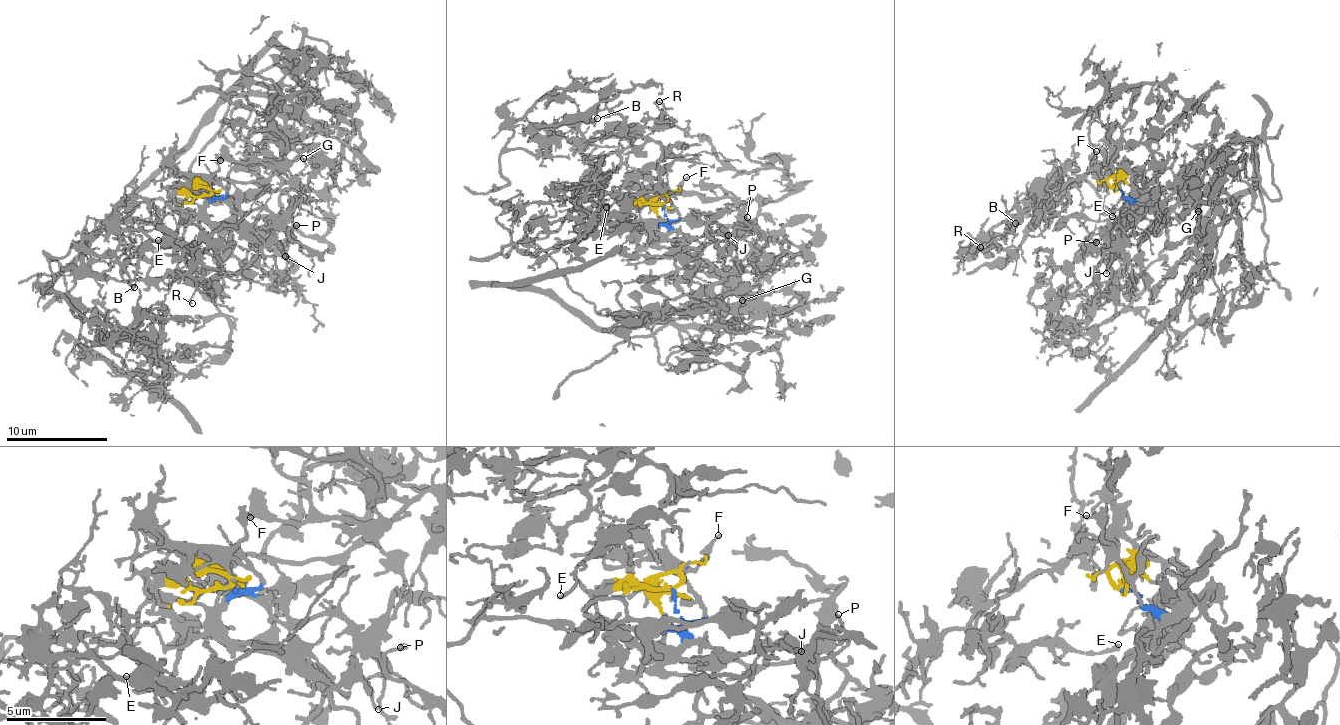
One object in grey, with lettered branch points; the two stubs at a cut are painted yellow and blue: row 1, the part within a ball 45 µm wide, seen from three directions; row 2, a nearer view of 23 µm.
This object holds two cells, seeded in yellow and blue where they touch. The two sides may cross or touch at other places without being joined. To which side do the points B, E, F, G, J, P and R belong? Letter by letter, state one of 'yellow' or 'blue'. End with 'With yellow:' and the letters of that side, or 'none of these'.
B: yellow
E: yellow
F: blue
G: blue
J: blue
P: blue
R: yellow
With yellow: B, E, R

